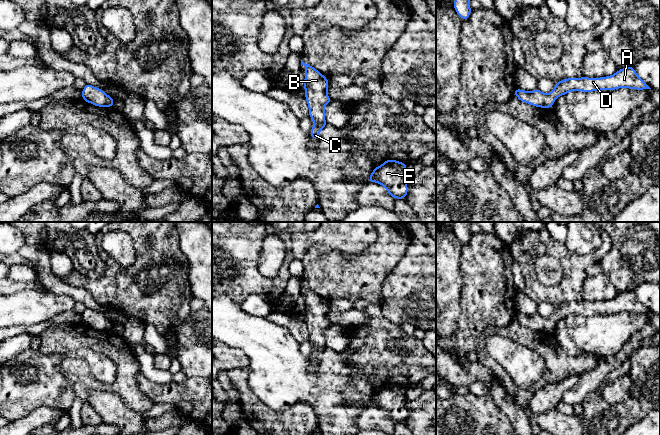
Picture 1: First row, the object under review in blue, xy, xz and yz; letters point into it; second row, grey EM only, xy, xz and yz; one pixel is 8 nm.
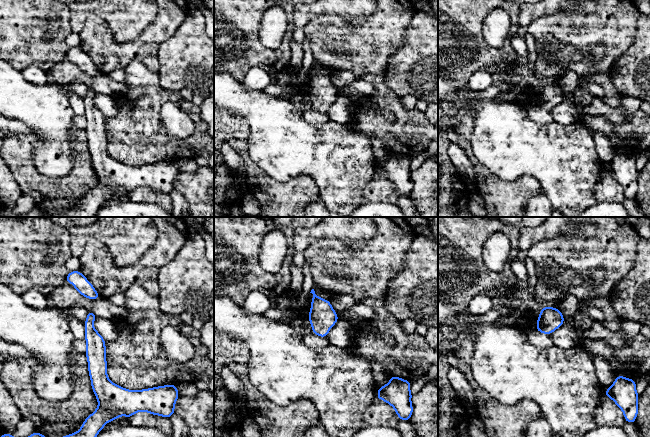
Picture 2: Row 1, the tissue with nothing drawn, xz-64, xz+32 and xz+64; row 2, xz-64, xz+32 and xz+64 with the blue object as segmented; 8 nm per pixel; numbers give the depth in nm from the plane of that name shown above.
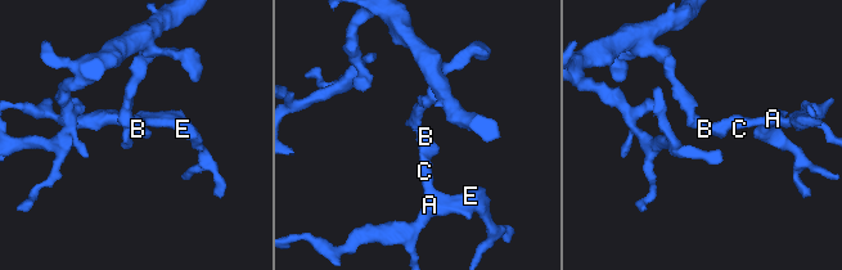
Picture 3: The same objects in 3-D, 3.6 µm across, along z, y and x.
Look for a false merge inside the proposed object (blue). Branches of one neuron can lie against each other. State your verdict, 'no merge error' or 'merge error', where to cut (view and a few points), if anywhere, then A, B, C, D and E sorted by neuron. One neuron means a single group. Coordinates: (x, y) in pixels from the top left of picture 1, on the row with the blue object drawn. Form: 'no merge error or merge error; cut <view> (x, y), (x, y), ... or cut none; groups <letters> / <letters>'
no merge error; cut none; groups A B C D E

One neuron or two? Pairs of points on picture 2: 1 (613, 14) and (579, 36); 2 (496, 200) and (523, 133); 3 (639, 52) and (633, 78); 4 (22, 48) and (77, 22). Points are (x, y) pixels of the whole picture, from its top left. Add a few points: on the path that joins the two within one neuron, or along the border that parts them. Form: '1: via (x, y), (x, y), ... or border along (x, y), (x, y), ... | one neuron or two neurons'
1: via (605, 22), (597, 29), (587, 31) | one neuron
2: border along (485, 167), (504, 180), (514, 180), (526, 174) | two neurons
3: via (639, 58), (638, 72) | one neuron
4: border along (68, 10), (72, 31) | two neurons

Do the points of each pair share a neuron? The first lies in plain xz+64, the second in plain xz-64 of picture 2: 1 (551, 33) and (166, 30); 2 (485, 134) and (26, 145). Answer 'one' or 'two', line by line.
1: one
2: two

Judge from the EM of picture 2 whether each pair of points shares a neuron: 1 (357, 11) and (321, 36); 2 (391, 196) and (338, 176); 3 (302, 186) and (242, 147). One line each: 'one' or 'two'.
1: two
2: two
3: one

